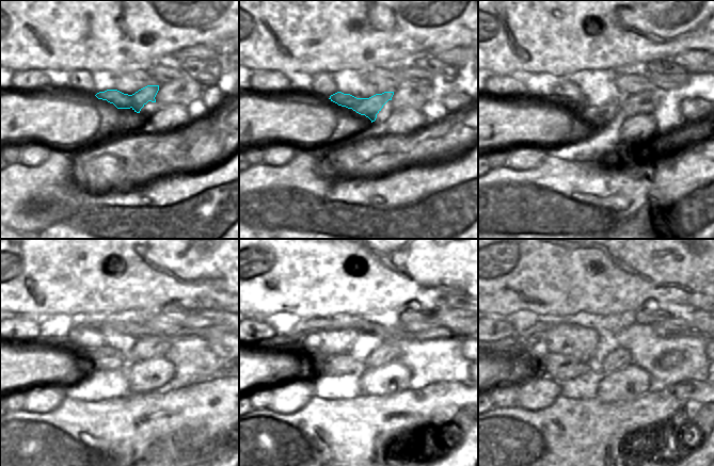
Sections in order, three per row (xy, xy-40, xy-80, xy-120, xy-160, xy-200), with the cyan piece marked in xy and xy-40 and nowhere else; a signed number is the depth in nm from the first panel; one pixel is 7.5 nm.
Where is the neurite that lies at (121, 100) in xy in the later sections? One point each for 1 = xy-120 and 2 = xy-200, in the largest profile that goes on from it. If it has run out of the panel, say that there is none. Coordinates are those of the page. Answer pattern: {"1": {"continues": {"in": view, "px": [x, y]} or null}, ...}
{"1": {"continues": {"in": "xy-120", "px": [105, 358]}}, "2": {"continues": {"in": "xy-200", "px": [560, 368]}}}

